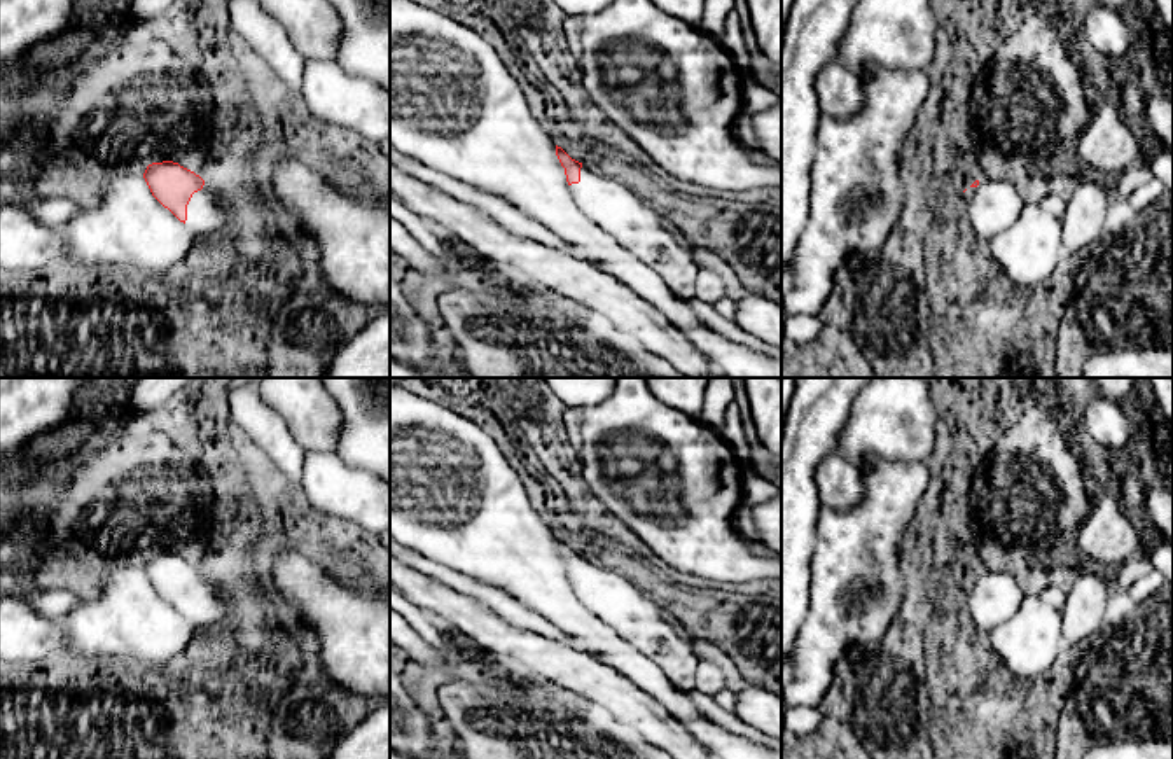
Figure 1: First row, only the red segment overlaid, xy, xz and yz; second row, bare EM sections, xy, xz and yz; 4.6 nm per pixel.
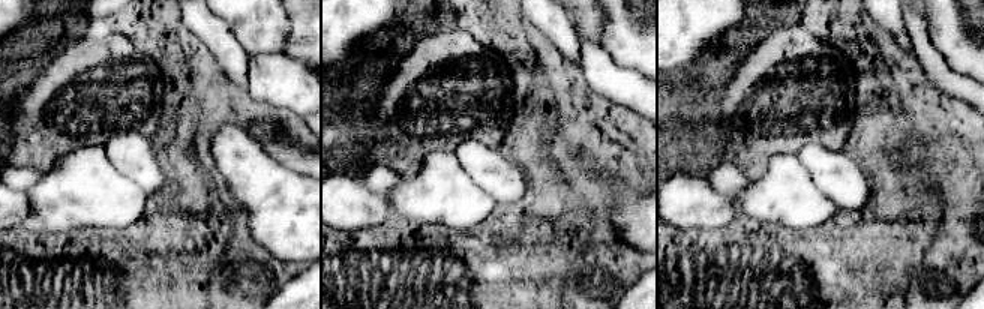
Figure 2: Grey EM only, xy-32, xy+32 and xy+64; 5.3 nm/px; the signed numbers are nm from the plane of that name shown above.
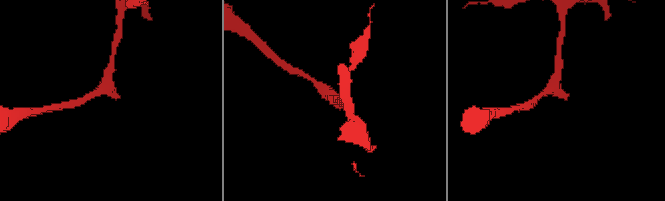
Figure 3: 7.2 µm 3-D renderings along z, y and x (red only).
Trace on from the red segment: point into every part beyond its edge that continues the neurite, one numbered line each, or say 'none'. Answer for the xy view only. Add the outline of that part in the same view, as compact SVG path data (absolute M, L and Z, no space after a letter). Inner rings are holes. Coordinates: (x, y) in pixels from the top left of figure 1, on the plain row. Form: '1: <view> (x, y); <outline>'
1: xy (212, 605); M206 570L187 596L185 617L203 638L224 637L239 621L239 596L231 582Z

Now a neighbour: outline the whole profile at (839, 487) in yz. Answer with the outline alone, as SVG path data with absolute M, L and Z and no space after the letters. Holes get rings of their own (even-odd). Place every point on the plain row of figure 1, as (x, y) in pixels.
M832 451L815 472L815 484L822 507L844 511L855 507L864 497L858 469L839 451Z

